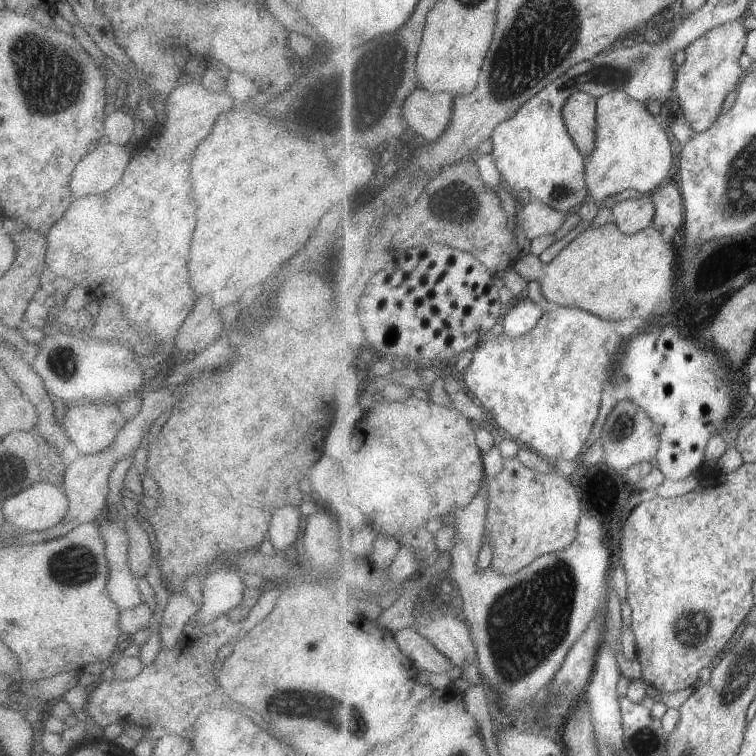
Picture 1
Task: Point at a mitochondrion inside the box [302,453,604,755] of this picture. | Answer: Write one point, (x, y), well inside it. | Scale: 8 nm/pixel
(526, 625)

